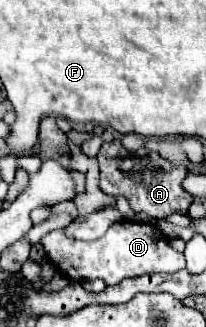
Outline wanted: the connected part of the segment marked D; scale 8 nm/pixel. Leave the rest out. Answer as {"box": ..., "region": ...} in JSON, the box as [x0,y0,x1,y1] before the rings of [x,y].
{"box":[40,221,186,285],"region":[[[118,221],[114,223],[104,237],[94,241],[78,241],[68,239],[62,231],[52,231],[40,239],[46,247],[46,253],[52,263],[58,265],[62,275],[68,275],[72,281],[82,279],[102,279],[106,285],[116,285],[122,279],[148,275],[156,271],[176,273],[180,271],[186,261],[184,255],[172,249],[170,241],[158,233],[158,227],[150,223],[136,223],[136,221]]]}

